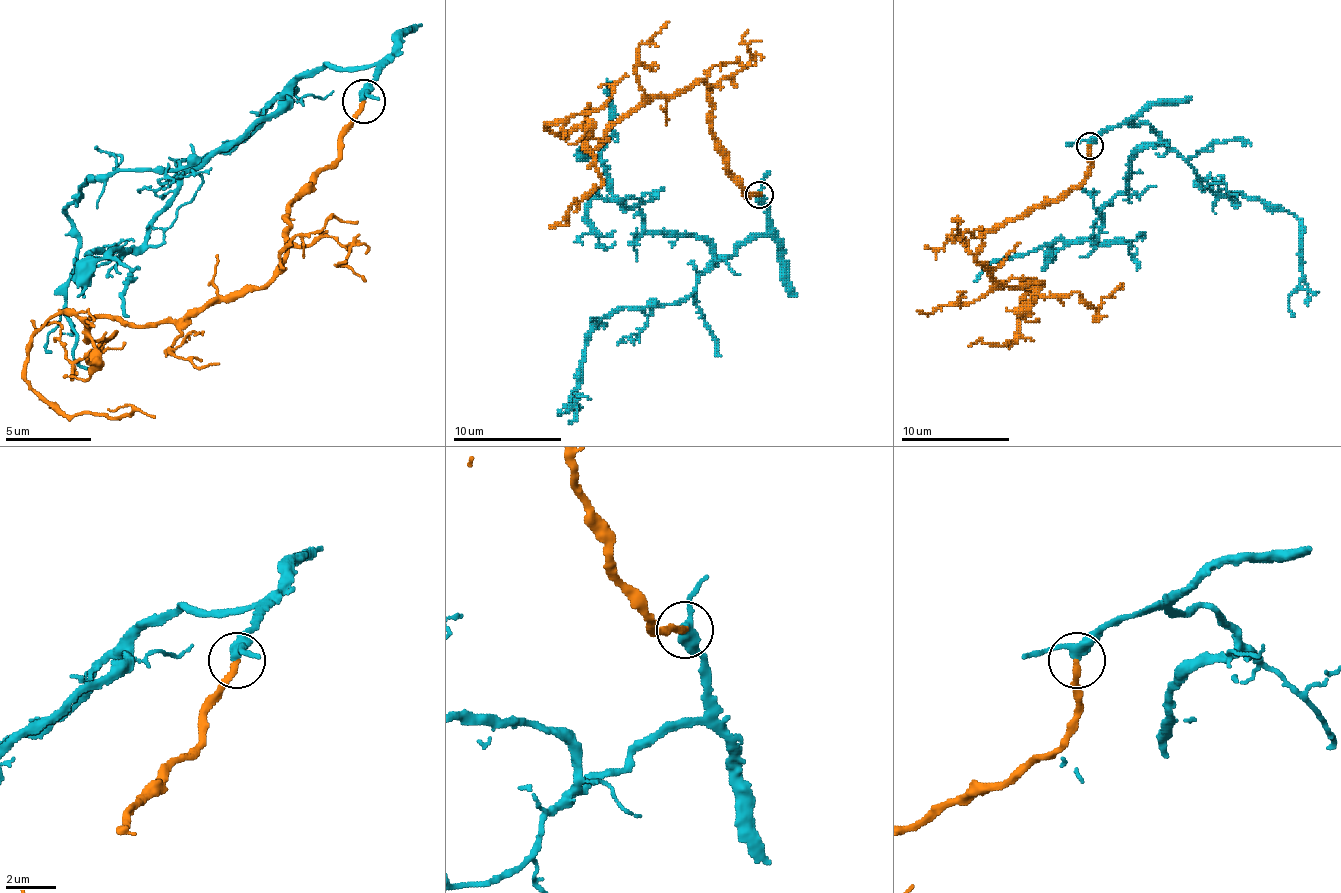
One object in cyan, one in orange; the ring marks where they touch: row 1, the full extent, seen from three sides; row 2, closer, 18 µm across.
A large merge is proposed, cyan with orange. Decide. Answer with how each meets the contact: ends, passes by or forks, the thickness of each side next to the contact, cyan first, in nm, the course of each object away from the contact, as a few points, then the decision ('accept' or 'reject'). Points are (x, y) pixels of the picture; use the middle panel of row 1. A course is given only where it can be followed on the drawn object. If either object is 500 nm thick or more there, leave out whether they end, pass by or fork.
cyan passes by; orange ends; calibres 360 and 240 nm; course cyan (758, 195), (766, 231), (718, 258), (688, 296), (612, 309), (590, 334), (571, 407), (577, 393), (590, 399); course orange (758, 195), (723, 163), (701, 81), (628, 111), (593, 149), (579, 128), (550, 130), (596, 111), (625, 73); accept

